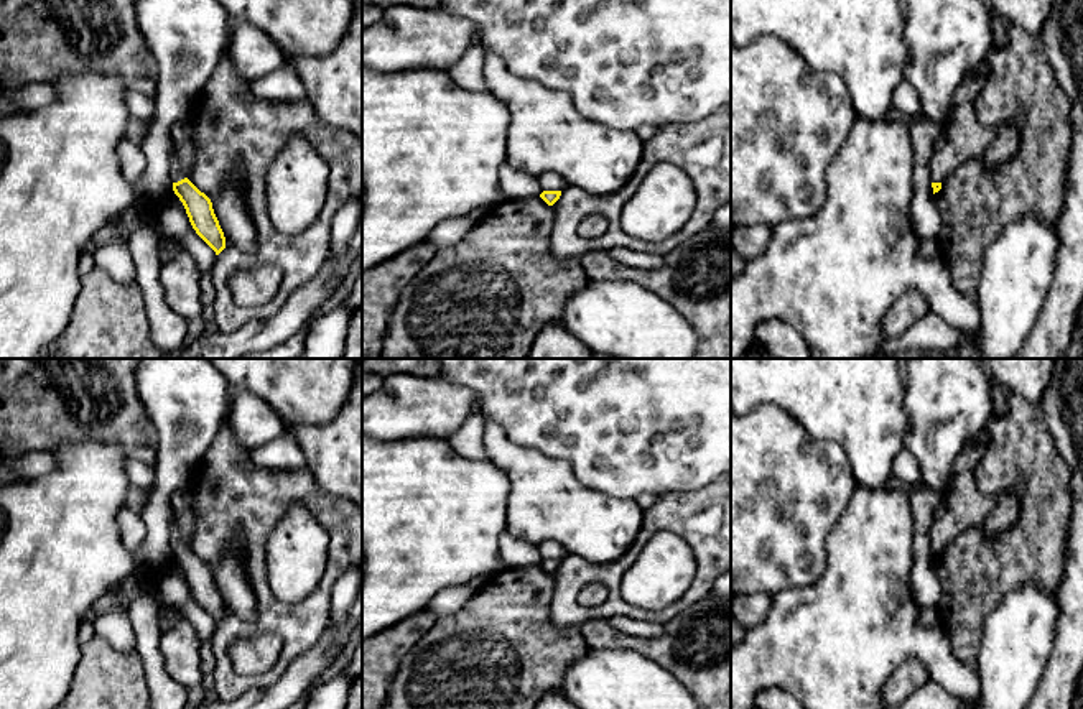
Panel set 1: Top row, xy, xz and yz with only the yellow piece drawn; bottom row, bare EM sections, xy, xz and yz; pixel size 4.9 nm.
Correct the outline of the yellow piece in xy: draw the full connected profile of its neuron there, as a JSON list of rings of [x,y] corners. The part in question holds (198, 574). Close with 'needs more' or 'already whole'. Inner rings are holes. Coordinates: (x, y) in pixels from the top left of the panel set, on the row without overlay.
[[[171,517],[173,559],[183,571],[196,602],[219,623],[225,617],[225,605],[214,582],[211,568],[201,561],[184,543]]]; needs more

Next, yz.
[[[986,429],[969,438],[951,464],[941,503],[932,526],[933,563],[964,530],[979,526],[994,507],[994,495],[984,494],[976,482],[976,469],[989,447]]]; needs more

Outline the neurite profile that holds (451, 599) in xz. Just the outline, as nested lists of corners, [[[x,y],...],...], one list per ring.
[[[467,584],[443,589],[428,605],[428,609],[439,619],[453,615],[472,597]]]

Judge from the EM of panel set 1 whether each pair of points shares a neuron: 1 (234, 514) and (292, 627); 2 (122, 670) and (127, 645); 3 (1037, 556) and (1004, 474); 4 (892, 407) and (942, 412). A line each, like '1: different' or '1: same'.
1: same
2: different
3: same
4: different

